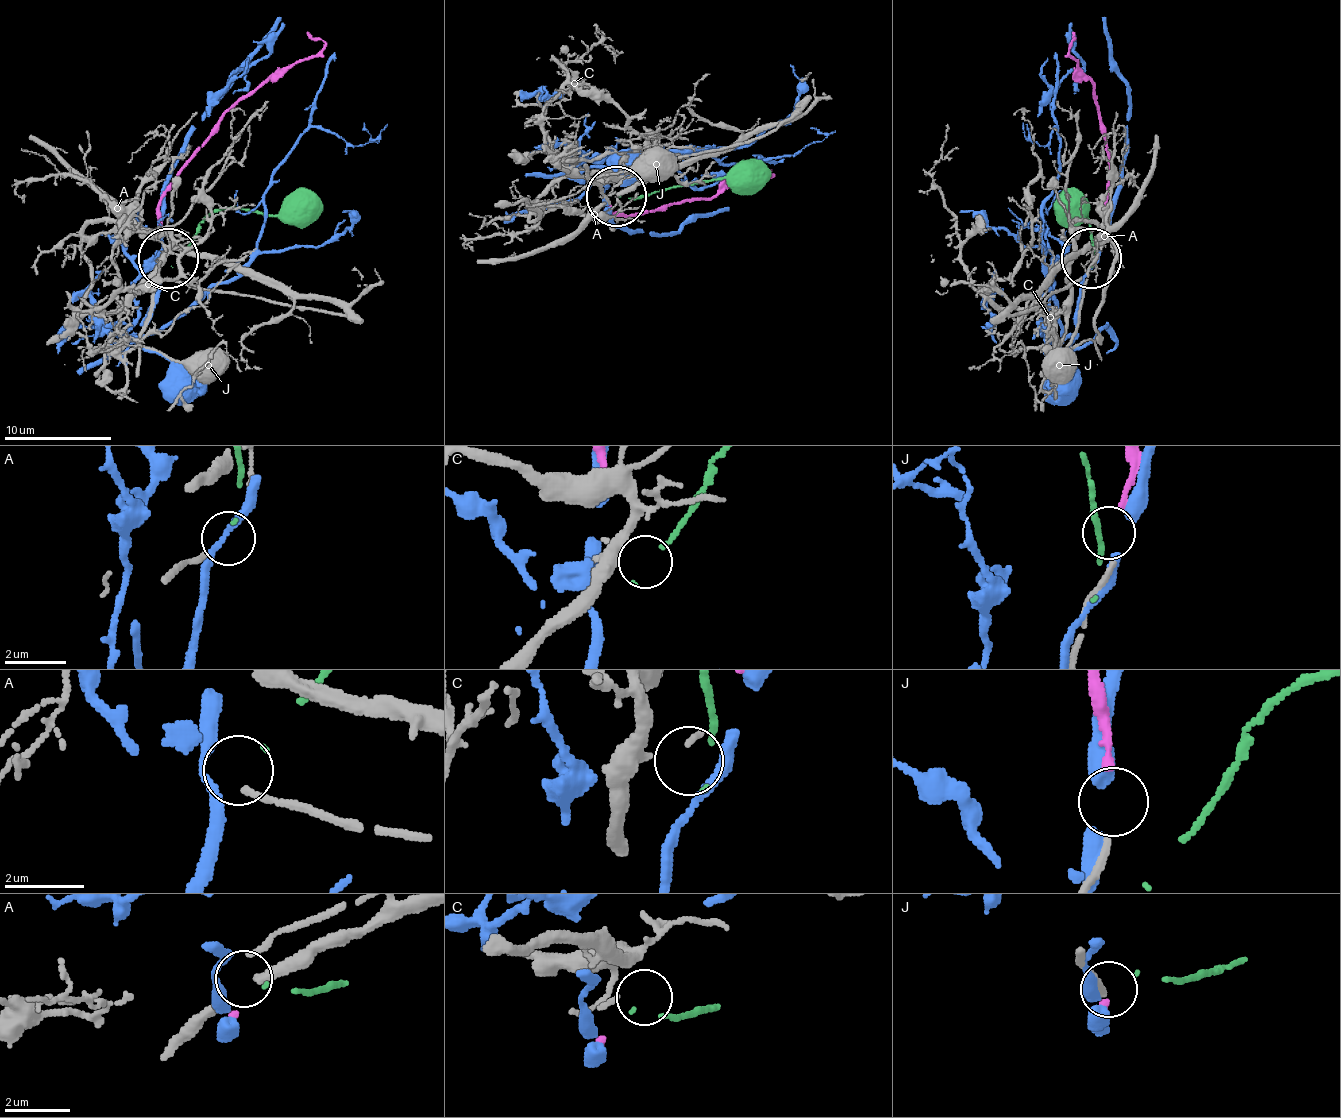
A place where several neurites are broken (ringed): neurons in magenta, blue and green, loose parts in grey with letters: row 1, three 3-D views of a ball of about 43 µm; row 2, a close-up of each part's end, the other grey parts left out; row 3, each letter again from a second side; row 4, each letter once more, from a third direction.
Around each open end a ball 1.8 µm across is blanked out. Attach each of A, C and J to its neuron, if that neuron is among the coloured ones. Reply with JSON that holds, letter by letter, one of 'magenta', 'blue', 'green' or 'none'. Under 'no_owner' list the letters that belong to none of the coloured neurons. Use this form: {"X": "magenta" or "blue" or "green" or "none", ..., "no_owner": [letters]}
{"A": "green", "C": "none", "J": "magenta", "no_owner": ["C"]}

